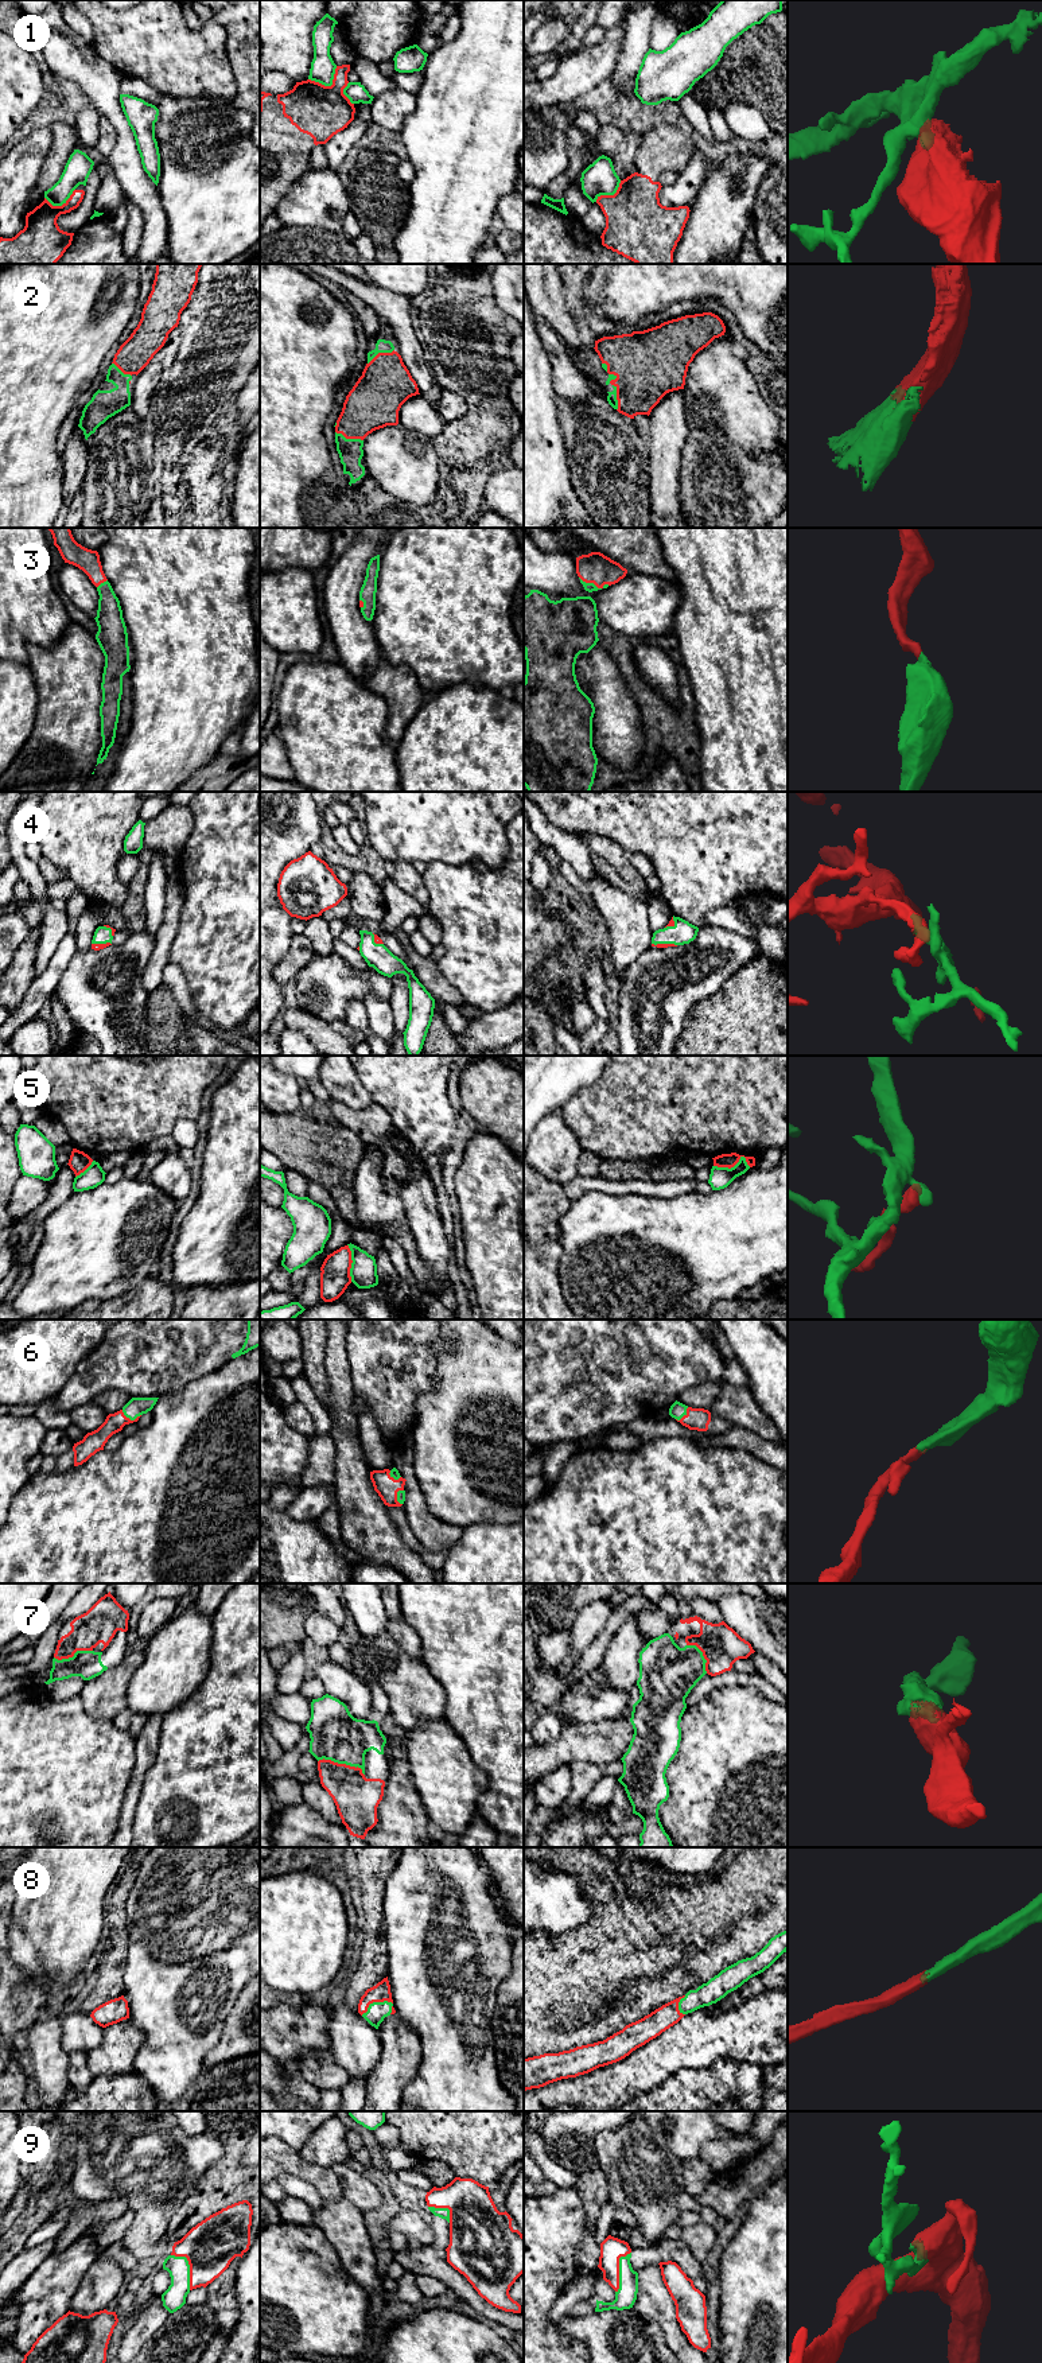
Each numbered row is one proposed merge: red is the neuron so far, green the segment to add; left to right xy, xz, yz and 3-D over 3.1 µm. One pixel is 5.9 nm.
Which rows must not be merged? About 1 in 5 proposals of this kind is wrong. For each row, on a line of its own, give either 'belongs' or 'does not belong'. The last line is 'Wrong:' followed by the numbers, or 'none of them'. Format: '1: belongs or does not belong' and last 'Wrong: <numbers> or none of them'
1: does not belong
2: belongs
3: belongs
4: belongs
5: does not belong
6: belongs
7: belongs
8: belongs
9: belongs
Wrong: 1, 5

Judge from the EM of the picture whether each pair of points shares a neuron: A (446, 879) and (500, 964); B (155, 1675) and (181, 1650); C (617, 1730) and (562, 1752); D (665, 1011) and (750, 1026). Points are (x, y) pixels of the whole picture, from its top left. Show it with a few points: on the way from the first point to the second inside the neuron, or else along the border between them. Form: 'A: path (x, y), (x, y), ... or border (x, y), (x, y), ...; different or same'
A: path (467, 901), (500, 933), (500, 943); same
B: path (162, 1668), (174, 1656); same
C: path (603, 1742), (575, 1742); same
D: border (710, 994), (687, 1014), (676, 1041); different

